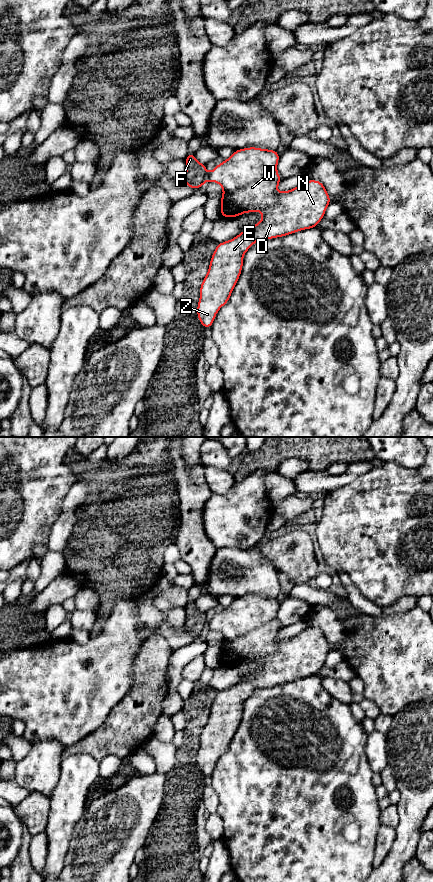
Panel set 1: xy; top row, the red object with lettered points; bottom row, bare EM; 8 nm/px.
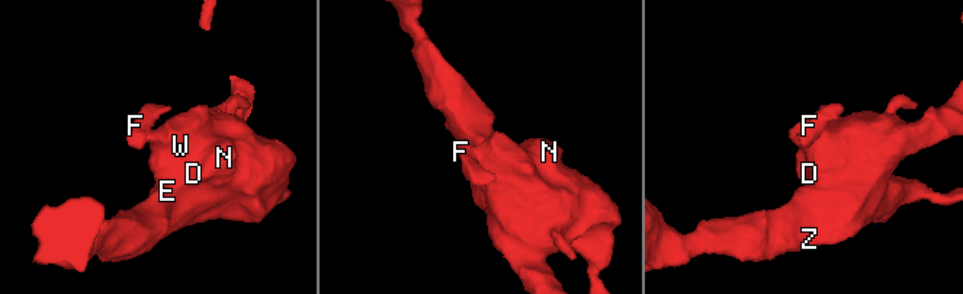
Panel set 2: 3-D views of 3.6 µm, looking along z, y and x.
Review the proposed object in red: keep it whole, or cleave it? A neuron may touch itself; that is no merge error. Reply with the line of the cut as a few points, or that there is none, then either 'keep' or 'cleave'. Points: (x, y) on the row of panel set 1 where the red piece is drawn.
cut in xy along (207, 174), (205, 179); cleave

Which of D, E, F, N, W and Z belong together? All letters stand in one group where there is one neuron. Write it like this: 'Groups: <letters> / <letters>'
Groups: D E N W Z / F

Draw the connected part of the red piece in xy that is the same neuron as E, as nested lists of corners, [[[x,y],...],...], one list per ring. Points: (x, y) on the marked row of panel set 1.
[[[248,147],[235,150],[225,161],[218,164],[209,174],[207,181],[222,186],[220,217],[234,218],[243,213],[262,212],[262,220],[229,241],[218,243],[209,263],[206,277],[200,286],[197,317],[204,328],[211,328],[219,309],[228,303],[243,268],[243,256],[259,240],[284,237],[297,231],[315,228],[324,218],[331,203],[323,183],[307,180],[292,190],[277,193],[282,178],[277,172],[280,155],[277,150]]]

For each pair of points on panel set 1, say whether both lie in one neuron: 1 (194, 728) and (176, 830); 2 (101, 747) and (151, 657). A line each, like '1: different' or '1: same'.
1: same
2: same

